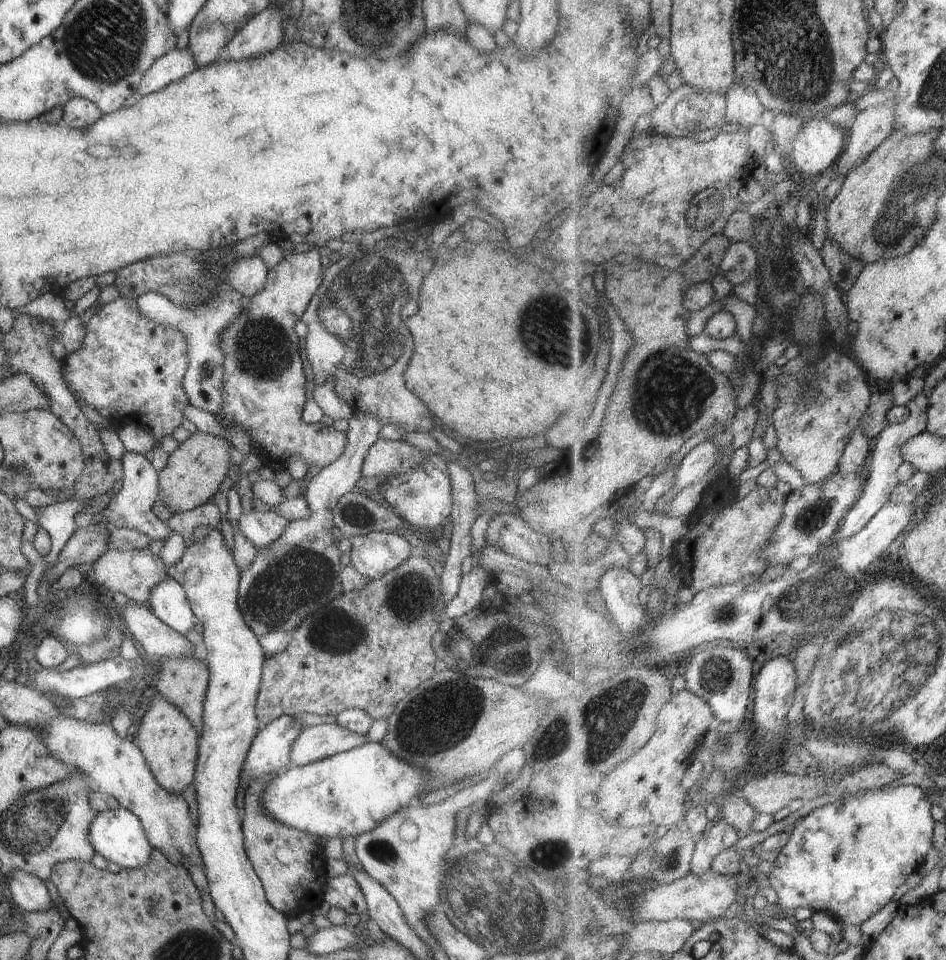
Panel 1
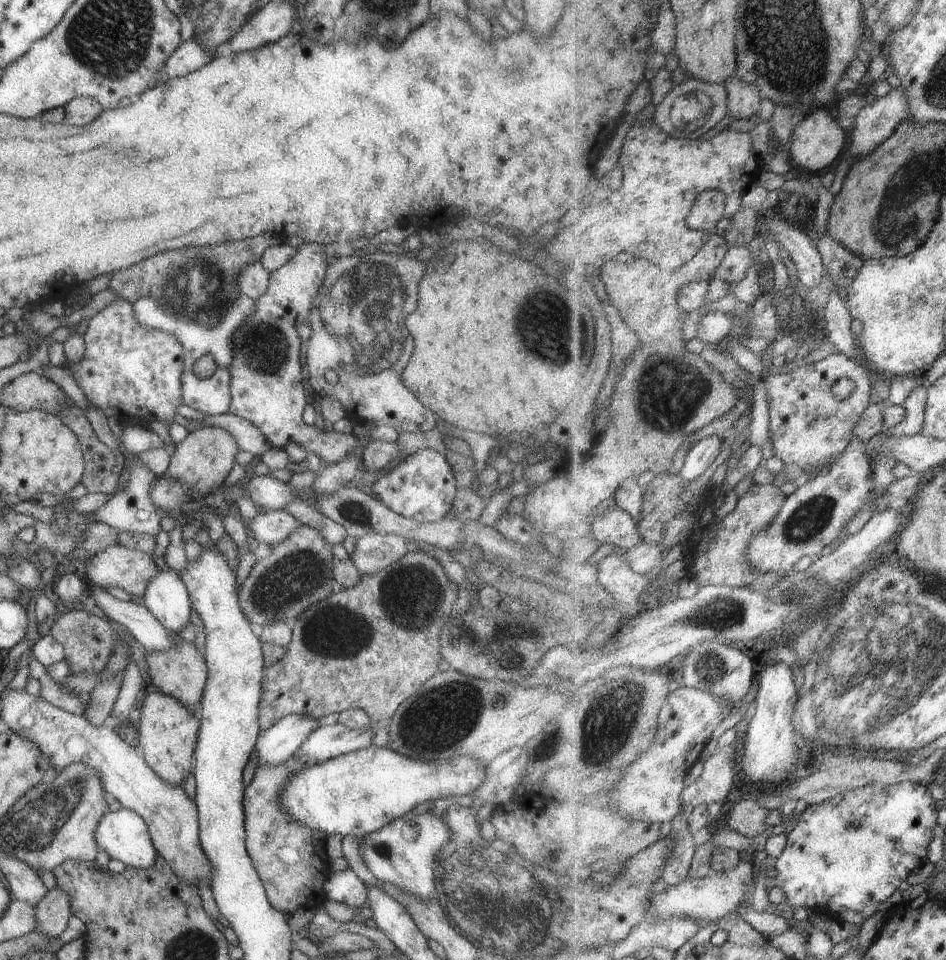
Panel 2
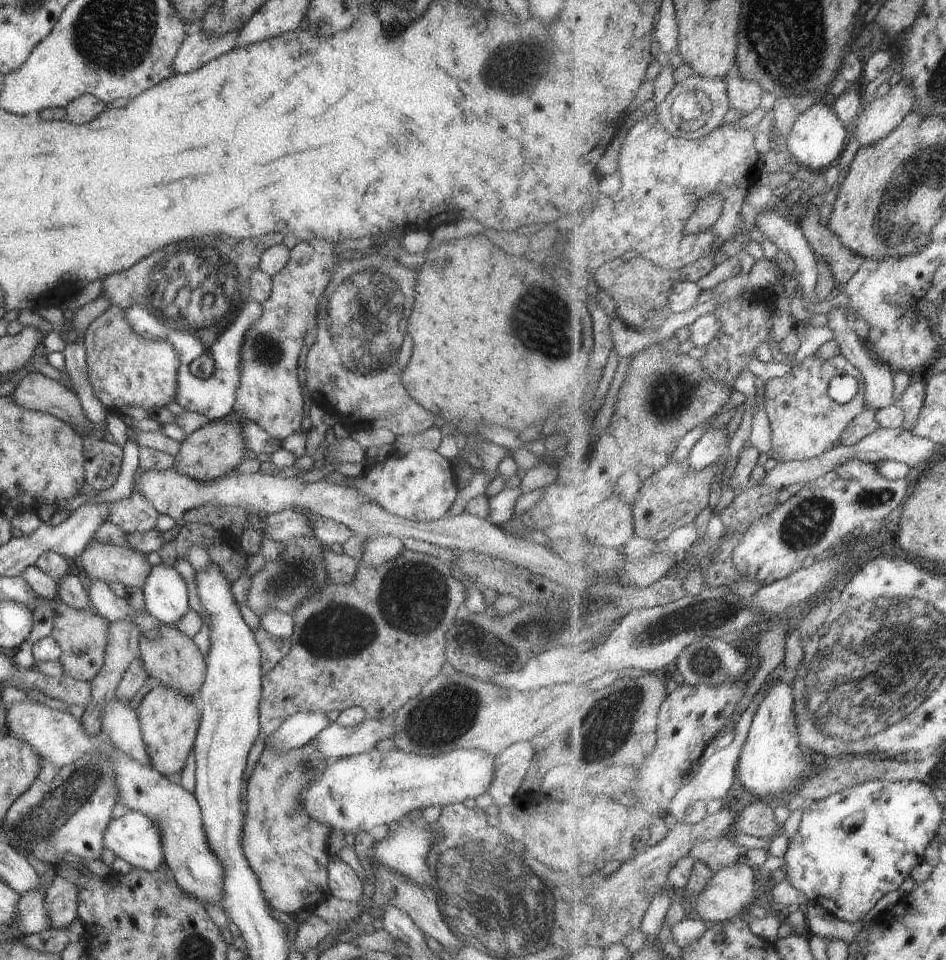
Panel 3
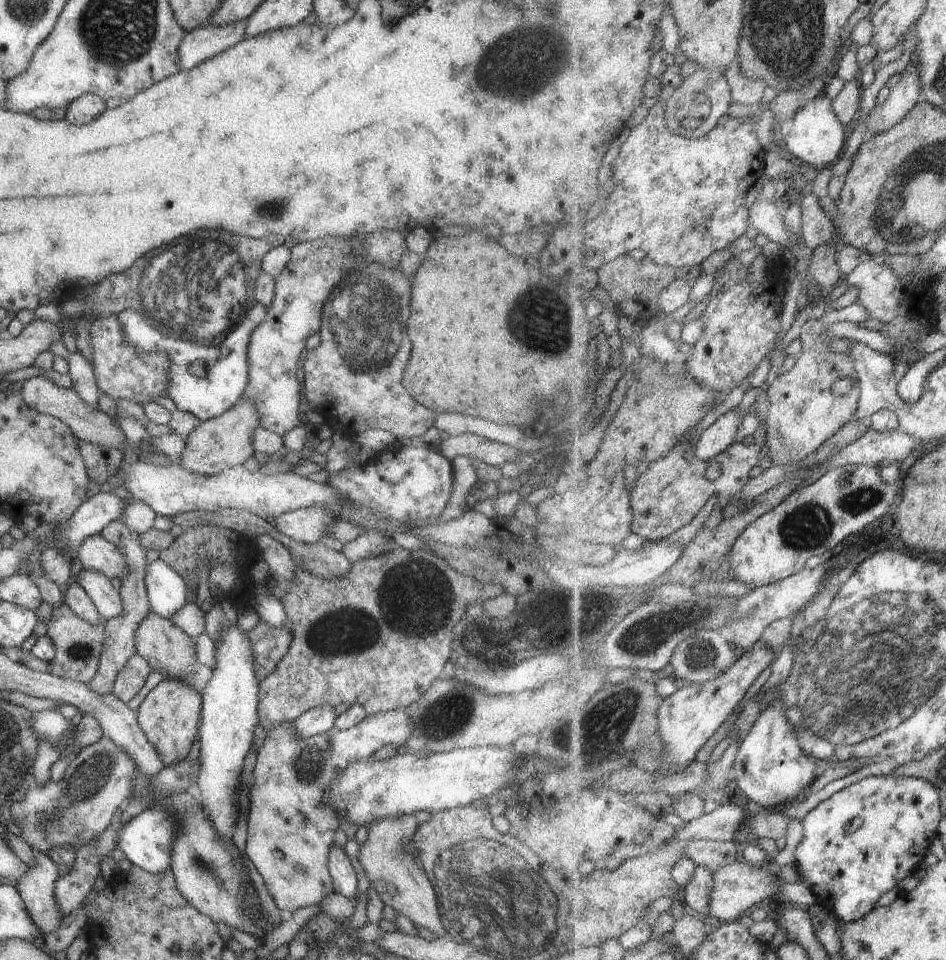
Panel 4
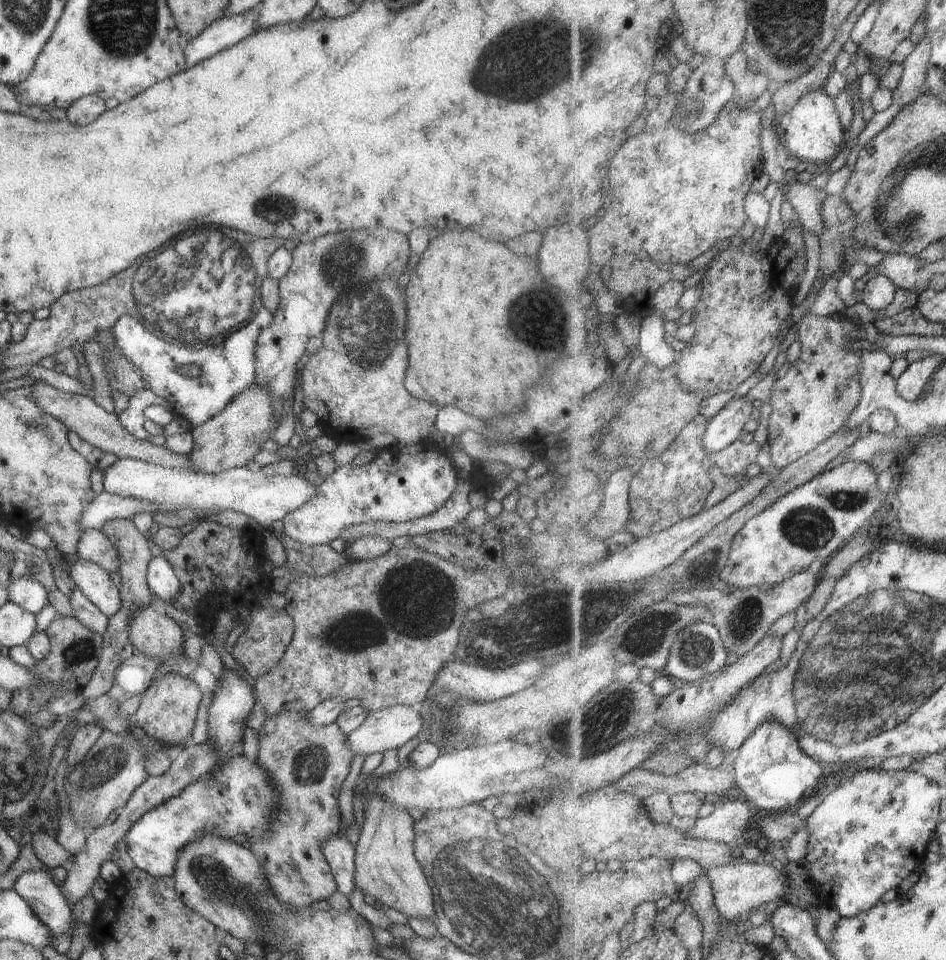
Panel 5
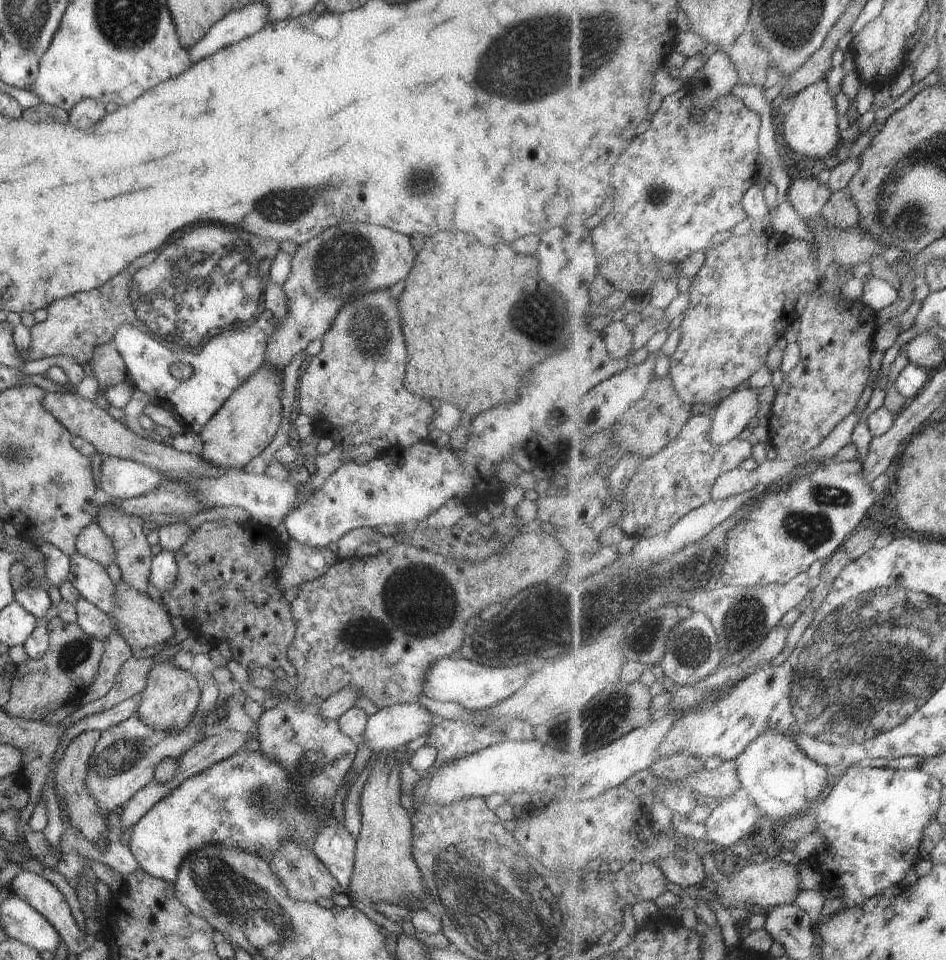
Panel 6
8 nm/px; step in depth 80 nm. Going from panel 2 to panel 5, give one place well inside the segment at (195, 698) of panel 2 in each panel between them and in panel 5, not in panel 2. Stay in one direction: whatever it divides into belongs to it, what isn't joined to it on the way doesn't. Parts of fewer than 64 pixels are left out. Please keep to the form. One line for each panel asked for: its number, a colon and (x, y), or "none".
3: (172, 659)
4: (165, 648)
5: (154, 634)

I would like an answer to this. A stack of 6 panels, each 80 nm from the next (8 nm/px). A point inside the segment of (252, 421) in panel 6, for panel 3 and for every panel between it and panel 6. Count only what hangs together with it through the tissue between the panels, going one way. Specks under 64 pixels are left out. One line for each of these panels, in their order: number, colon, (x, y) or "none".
3: (212, 450)
4: (220, 442)
5: (230, 438)

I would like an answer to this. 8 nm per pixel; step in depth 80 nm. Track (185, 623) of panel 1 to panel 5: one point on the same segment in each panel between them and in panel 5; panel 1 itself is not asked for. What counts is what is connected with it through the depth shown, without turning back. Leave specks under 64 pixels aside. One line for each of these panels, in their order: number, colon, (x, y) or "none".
2: (166, 597)
3: (165, 597)
4: (166, 591)
5: (162, 582)

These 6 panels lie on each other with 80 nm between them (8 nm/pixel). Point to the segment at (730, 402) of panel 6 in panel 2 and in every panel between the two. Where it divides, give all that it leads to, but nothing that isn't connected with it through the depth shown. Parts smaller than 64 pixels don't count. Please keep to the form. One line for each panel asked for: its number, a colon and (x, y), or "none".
2: (703, 454)
3: (713, 444)
4: (715, 439)
5: (726, 427)

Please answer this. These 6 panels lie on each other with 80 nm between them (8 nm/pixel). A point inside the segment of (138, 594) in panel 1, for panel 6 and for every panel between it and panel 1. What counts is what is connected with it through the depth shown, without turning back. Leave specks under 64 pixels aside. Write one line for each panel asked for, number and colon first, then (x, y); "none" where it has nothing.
2: (130, 570)
3: (111, 563)
4: (95, 553)
5: (93, 546)
6: (91, 542)

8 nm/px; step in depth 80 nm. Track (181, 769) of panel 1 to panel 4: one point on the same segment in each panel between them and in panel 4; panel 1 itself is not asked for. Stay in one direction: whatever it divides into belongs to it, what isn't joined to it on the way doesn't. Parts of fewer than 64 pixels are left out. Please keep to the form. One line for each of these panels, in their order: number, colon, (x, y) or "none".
2: (167, 731)
3: (168, 721)
4: (169, 714)

